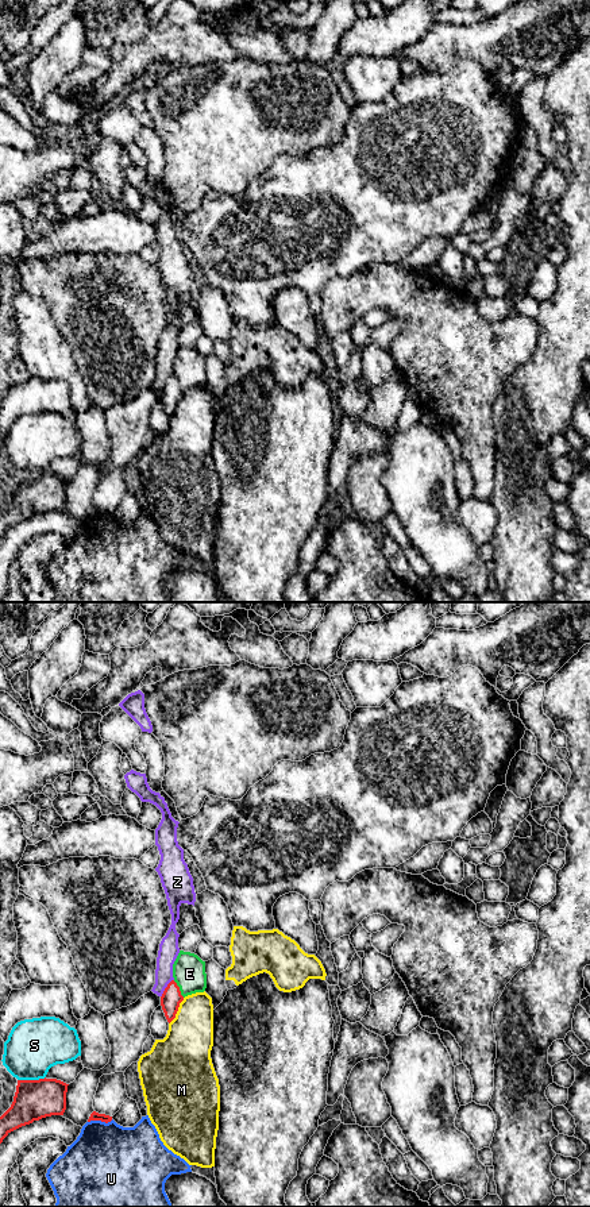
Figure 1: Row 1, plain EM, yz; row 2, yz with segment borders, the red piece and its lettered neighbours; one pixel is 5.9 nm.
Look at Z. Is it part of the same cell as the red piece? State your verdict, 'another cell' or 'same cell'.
another cell

